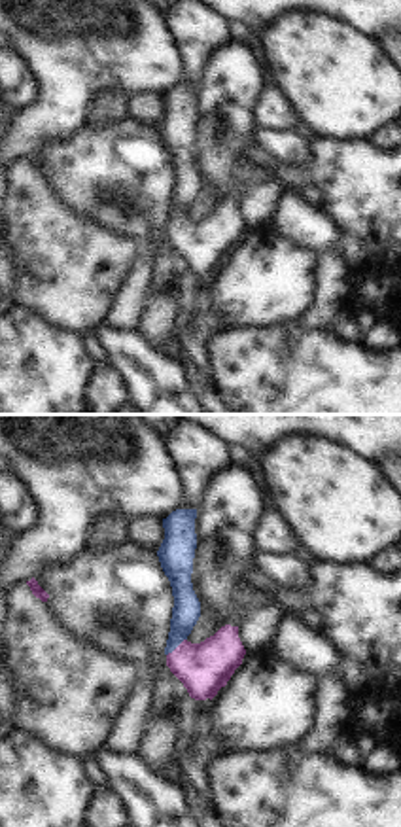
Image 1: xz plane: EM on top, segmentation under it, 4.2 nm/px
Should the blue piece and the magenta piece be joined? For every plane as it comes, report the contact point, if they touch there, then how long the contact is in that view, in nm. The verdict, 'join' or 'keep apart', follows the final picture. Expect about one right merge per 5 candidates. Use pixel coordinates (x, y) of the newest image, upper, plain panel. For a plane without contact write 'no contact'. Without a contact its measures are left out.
contact (176, 222); length 120 nm

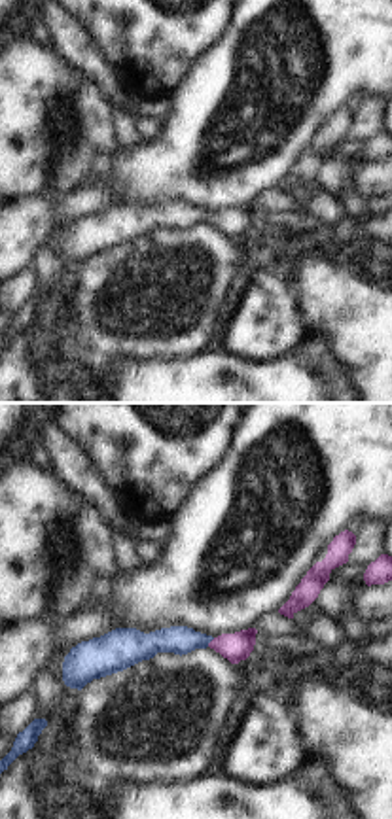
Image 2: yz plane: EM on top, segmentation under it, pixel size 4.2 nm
contact (211, 216); length 50 nm

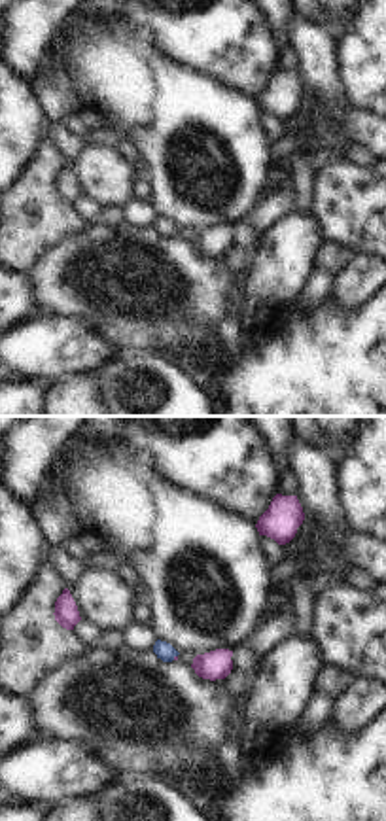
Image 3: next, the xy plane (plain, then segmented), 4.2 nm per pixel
contact (175, 231); length 30 nm

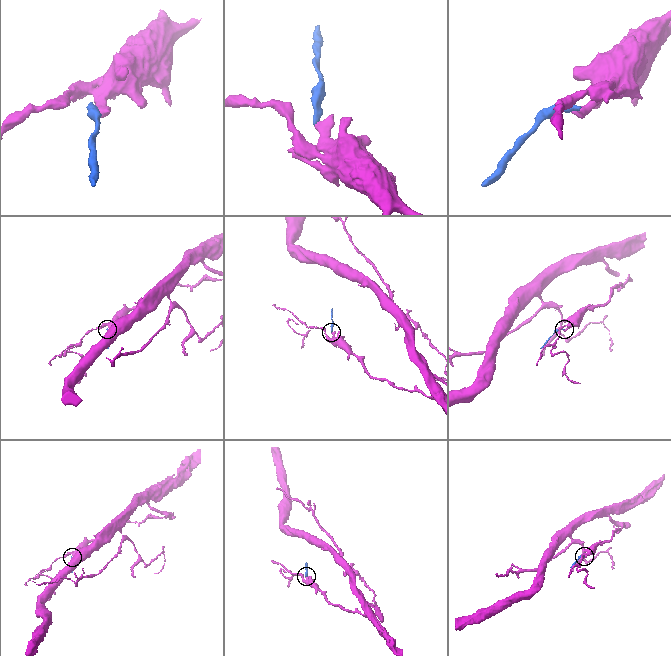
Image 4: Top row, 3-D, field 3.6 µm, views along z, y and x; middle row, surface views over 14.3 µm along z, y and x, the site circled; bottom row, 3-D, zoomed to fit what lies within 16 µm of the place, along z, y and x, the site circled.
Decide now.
join

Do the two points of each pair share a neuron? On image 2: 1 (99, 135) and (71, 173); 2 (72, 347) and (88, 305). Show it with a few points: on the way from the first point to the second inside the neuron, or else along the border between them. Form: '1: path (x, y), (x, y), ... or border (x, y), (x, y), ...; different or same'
1: border (80, 131), (97, 150), (101, 163); different
2: path (82, 337), (88, 331), (88, 314); same

